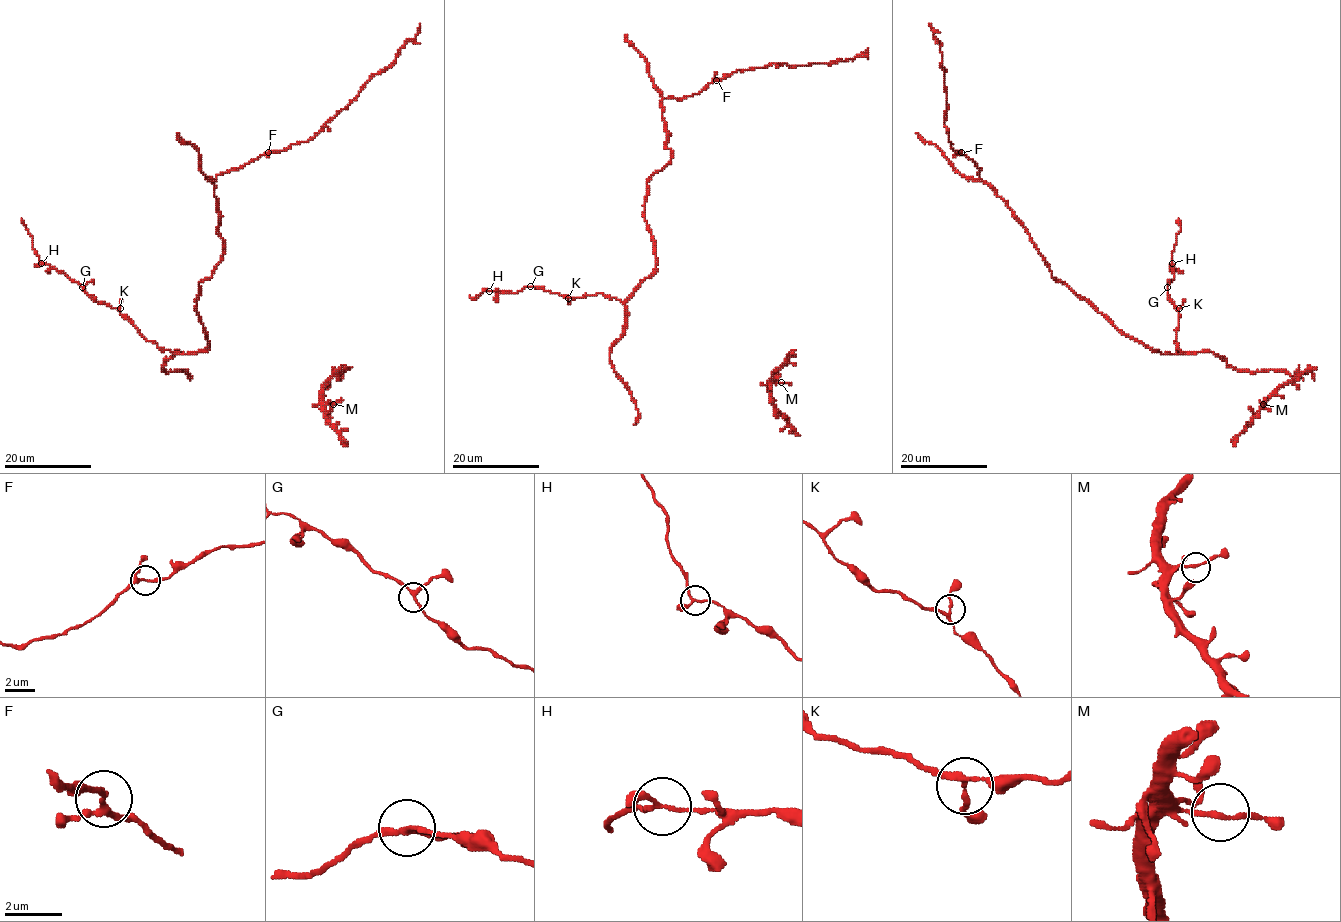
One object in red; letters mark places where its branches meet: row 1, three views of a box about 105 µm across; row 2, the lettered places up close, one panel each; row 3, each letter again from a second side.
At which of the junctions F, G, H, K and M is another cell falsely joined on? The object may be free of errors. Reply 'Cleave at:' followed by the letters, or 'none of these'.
Cleave at: none of these

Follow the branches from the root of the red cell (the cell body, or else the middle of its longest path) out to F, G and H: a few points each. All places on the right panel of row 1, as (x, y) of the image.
F: (1087, 302), (1052, 277), (1026, 228), (1008, 205), (979, 177), (976, 165), (961, 152)
G: (1087, 302), (1124, 334), (1154, 350), (1182, 353), (1175, 342), (1179, 325), (1178, 310), (1167, 288)
H: (1087, 302), (1124, 334), (1154, 350), (1182, 353), (1175, 342), (1178, 310), (1167, 290), (1175, 277), (1172, 263)

